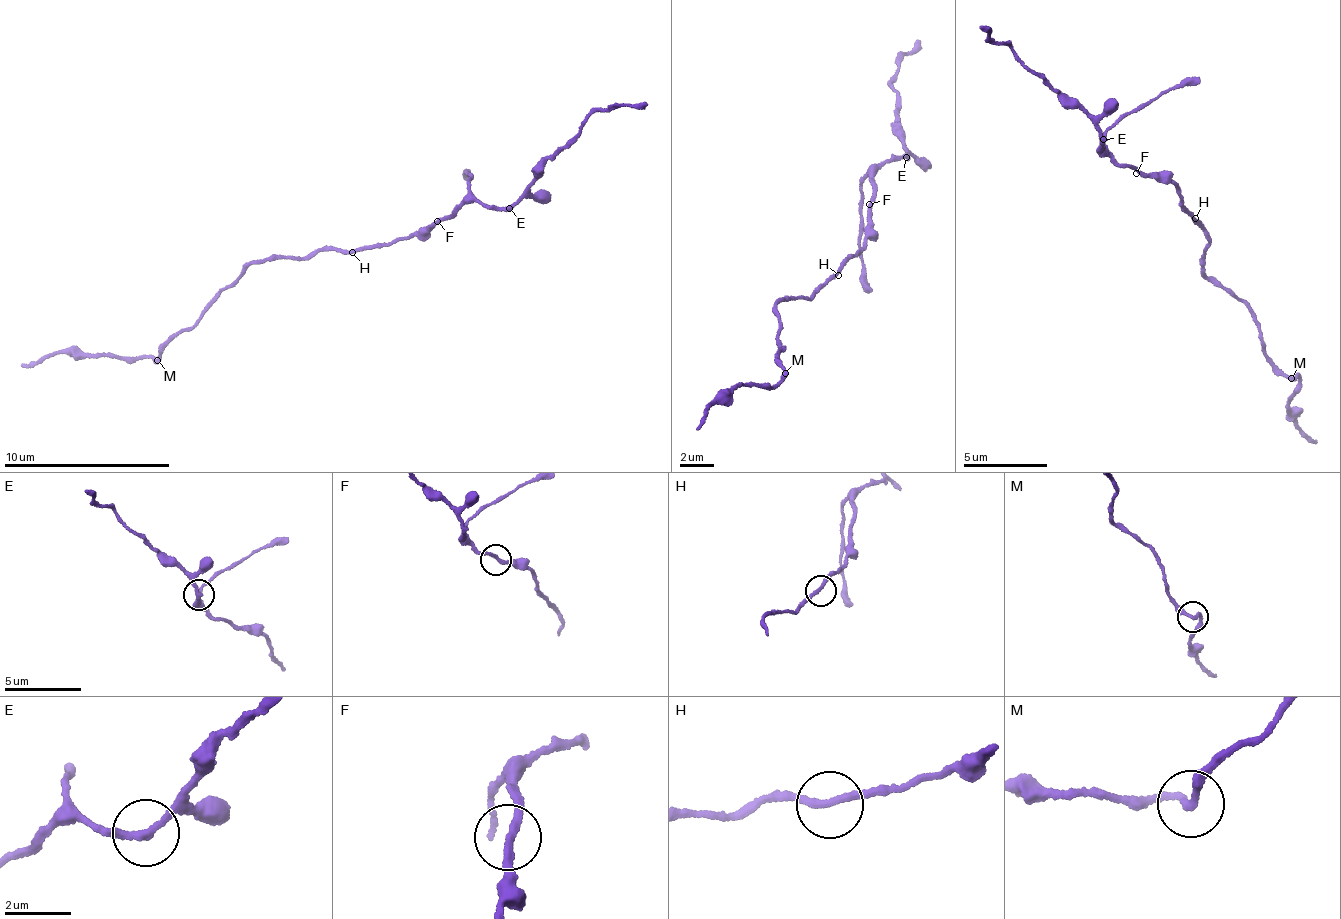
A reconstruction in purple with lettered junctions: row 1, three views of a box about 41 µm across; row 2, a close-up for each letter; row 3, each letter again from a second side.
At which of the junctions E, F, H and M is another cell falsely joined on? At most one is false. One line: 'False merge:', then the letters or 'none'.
False merge: none

